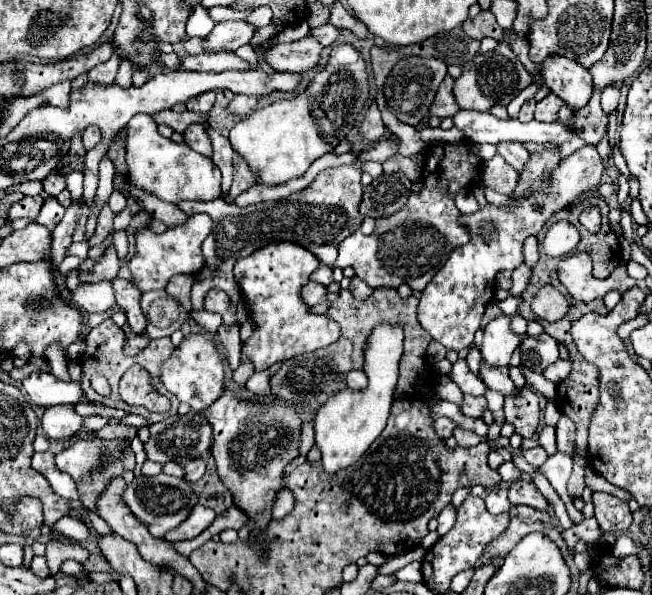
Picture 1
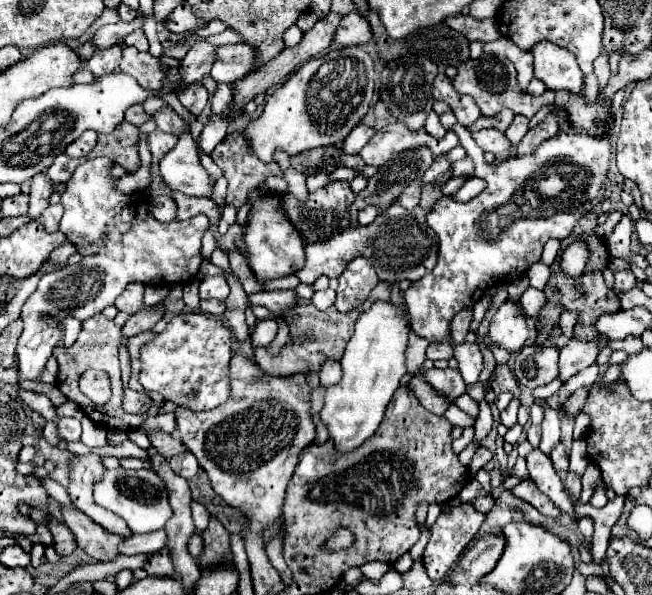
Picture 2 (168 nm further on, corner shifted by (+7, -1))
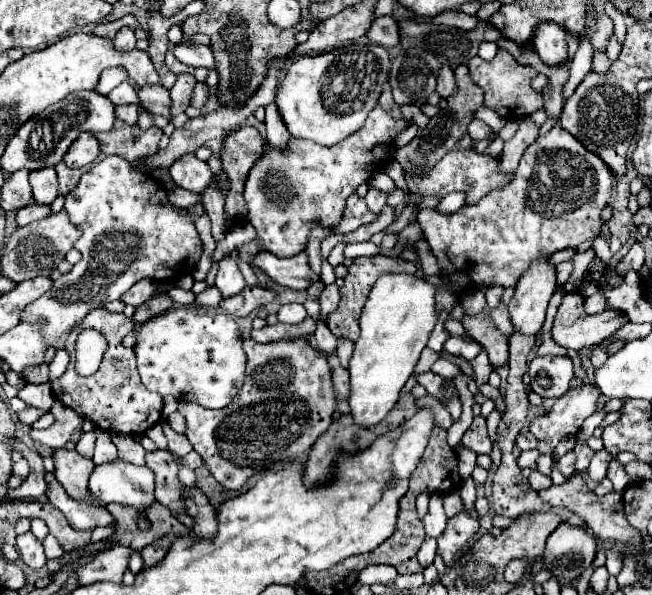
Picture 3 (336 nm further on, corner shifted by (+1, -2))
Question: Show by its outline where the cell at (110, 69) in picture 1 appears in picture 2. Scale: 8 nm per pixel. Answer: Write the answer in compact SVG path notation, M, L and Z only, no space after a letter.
M116 44L116 46L112 46L112 48L108 48L108 50L94 52L94 56L88 60L86 68L88 68L94 76L112 74L114 68L118 68L120 58L122 58L122 50L120 50L120 46Z

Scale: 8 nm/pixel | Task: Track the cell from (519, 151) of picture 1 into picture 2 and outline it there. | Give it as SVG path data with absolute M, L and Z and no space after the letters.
M484 128L484 130L476 132L476 134L472 134L472 138L476 140L476 144L484 152L492 152L502 160L506 160L512 154L512 148L514 148L512 142L502 132L498 132L494 128Z

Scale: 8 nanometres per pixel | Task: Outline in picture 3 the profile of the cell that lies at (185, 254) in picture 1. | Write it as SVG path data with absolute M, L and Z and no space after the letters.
M118 155L102 159L88 173L84 173L78 187L66 195L64 207L70 215L70 221L82 229L82 237L74 243L74 247L82 253L82 261L74 265L68 275L54 279L52 289L22 311L22 321L30 321L42 327L42 335L48 347L52 347L62 333L68 333L78 321L82 321L94 307L102 307L108 301L120 299L136 281L144 277L154 281L180 279L182 275L190 275L200 261L202 241L194 227L194 219L184 215L176 205L168 201L168 193L158 179L146 173L136 173Z

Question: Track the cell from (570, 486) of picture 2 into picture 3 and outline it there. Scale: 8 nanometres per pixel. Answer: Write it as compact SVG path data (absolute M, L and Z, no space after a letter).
M576 441L576 445L574 445L574 453L576 453L576 469L584 473L584 471L588 469L588 465L590 465L590 459L592 459L594 451L588 447L588 443L584 443L584 441Z

